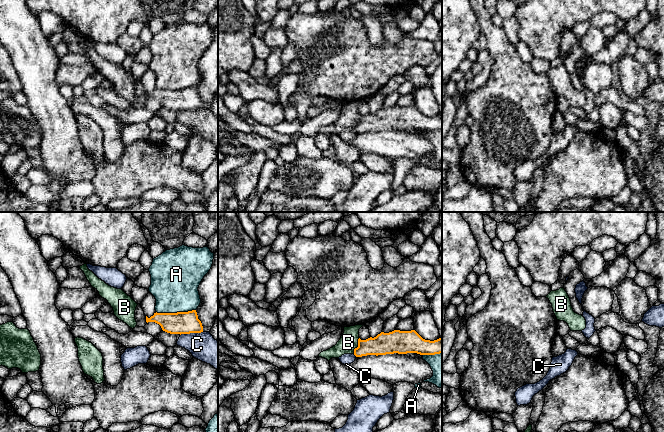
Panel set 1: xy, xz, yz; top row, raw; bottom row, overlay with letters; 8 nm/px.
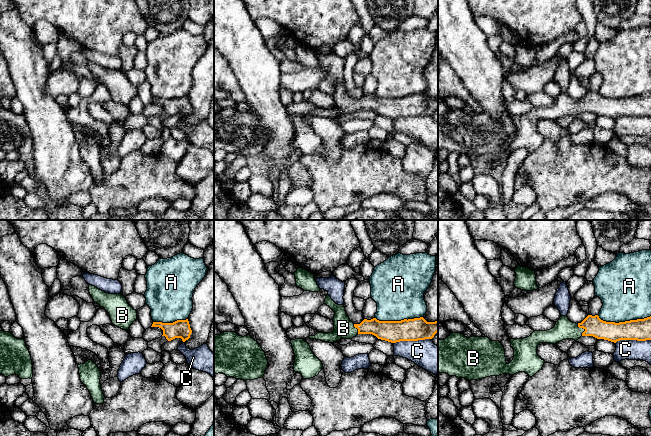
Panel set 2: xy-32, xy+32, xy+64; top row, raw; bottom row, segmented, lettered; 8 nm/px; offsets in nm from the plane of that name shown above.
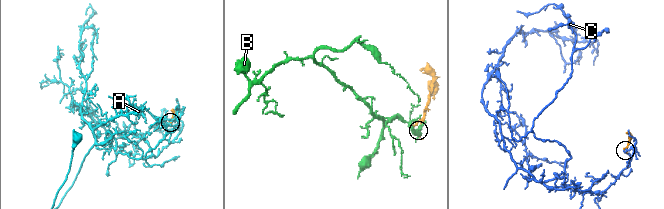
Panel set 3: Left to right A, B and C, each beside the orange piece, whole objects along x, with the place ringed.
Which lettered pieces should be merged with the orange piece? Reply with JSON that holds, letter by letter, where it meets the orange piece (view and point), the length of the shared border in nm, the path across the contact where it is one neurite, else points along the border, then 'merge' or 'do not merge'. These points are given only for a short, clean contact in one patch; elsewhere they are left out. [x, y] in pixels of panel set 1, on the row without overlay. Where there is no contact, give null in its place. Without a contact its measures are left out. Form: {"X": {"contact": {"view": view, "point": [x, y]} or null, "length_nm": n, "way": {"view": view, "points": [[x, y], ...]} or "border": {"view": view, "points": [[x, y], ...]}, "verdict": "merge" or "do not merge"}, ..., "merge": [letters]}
{"A": {"contact": {"view": "xy", "point": [175, 89]}, "length_nm": 320, "verdict": "do not merge"}, "B": {"contact": {"view": "xz", "point": [358, 122]}, "length_nm": 140, "way": {"view": "xz", "points": [[384, 119], [377, 122], [358, 122], [348, 118]]}, "verdict": "merge"}, "C": {"contact": {"view": "xy", "point": [191, 108]}, "length_nm": 190, "verdict": "do not merge"}, "merge": ["B"]}

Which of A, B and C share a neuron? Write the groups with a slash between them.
A / B / C

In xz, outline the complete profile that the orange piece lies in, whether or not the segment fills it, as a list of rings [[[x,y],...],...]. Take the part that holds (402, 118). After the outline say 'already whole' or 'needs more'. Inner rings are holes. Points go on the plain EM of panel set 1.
[[[363,101],[344,103],[340,116],[332,124],[323,127],[318,133],[327,135],[339,134],[344,130],[354,130],[356,133],[367,131],[407,130],[435,131],[442,129],[442,114],[434,117],[423,115],[415,106],[394,106],[381,108],[376,113],[361,116],[359,105]]]; needs more

